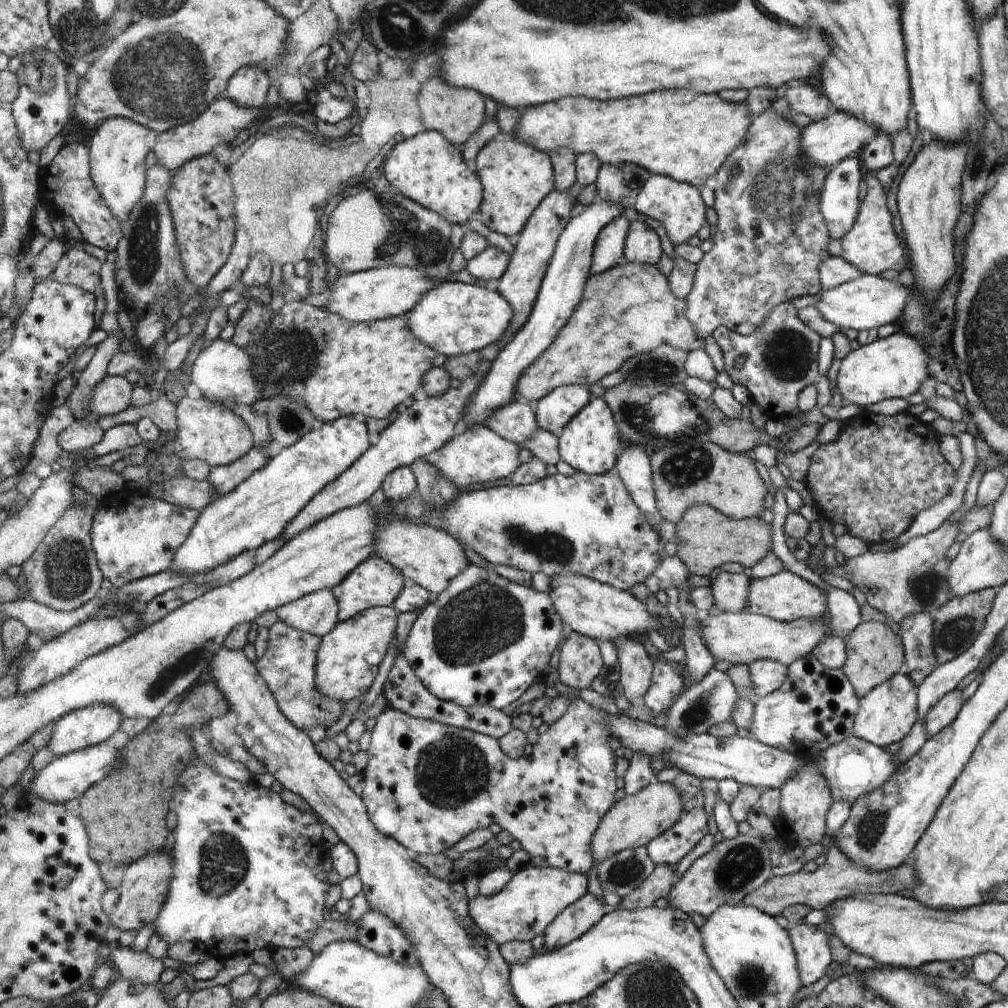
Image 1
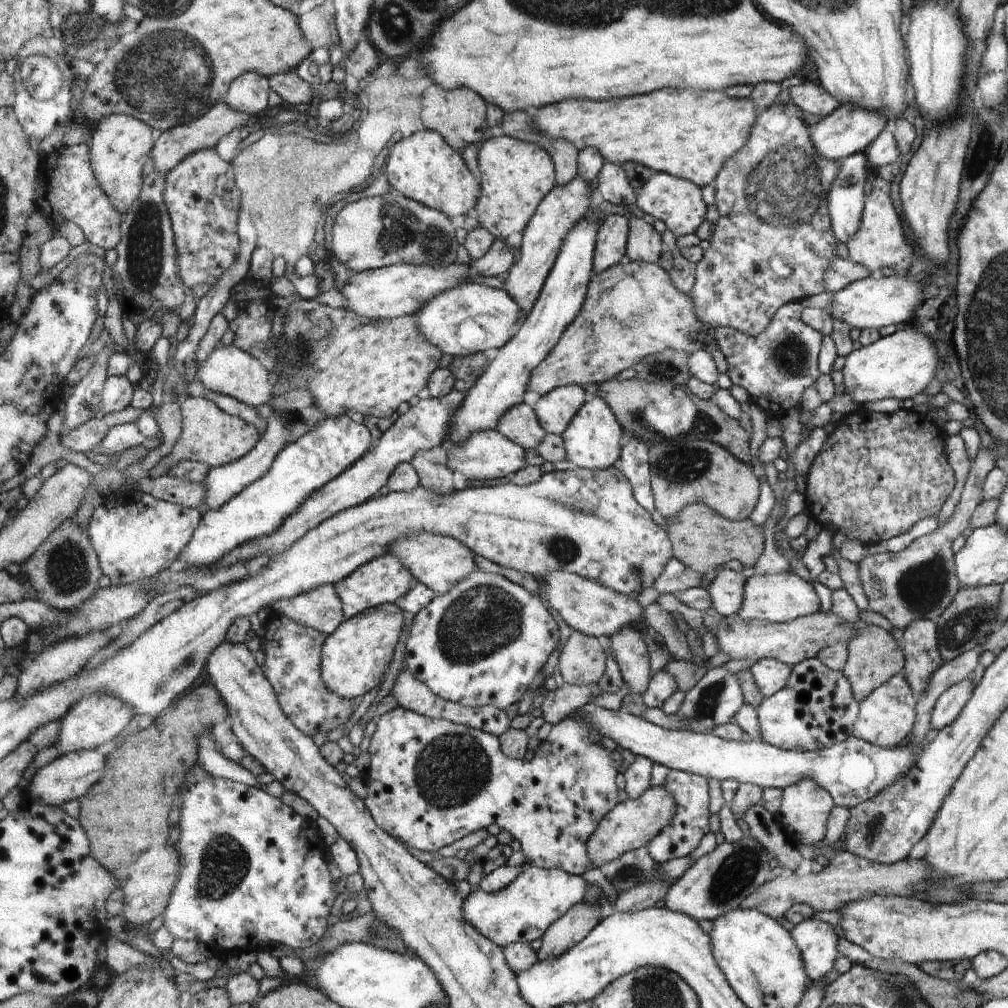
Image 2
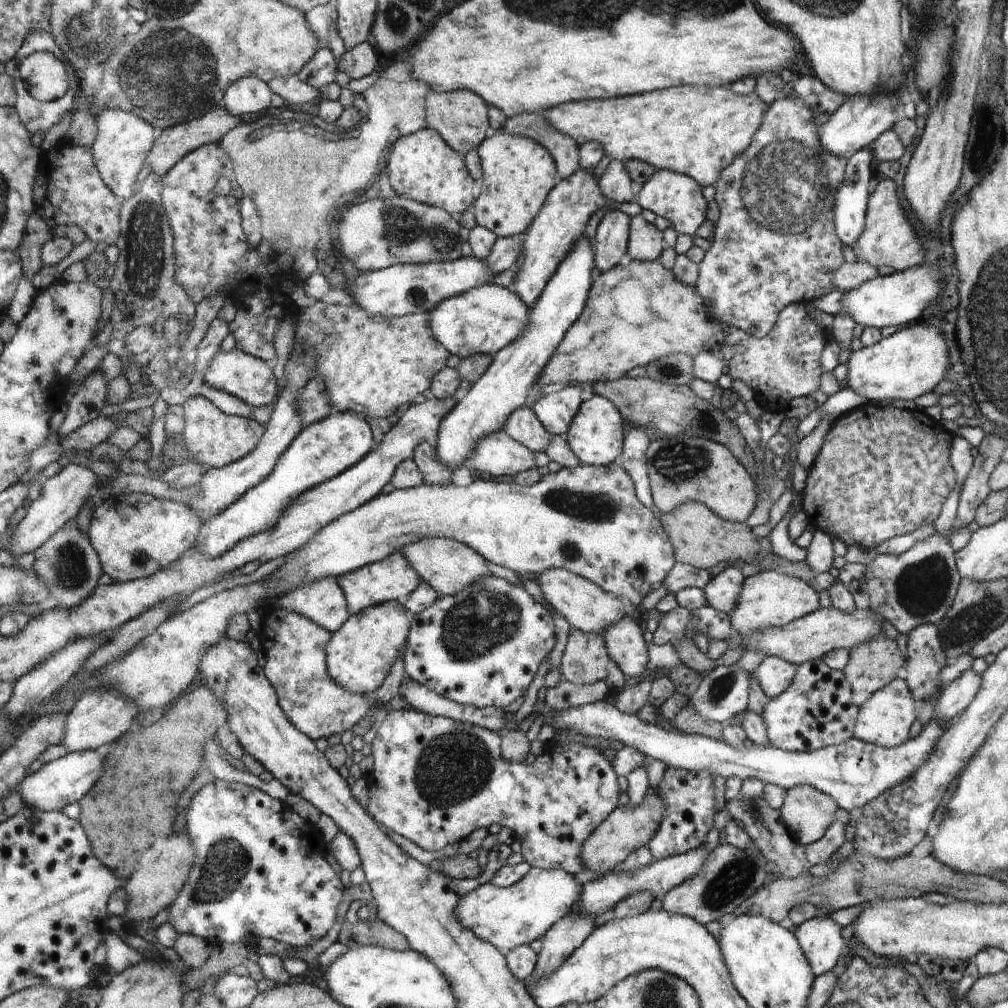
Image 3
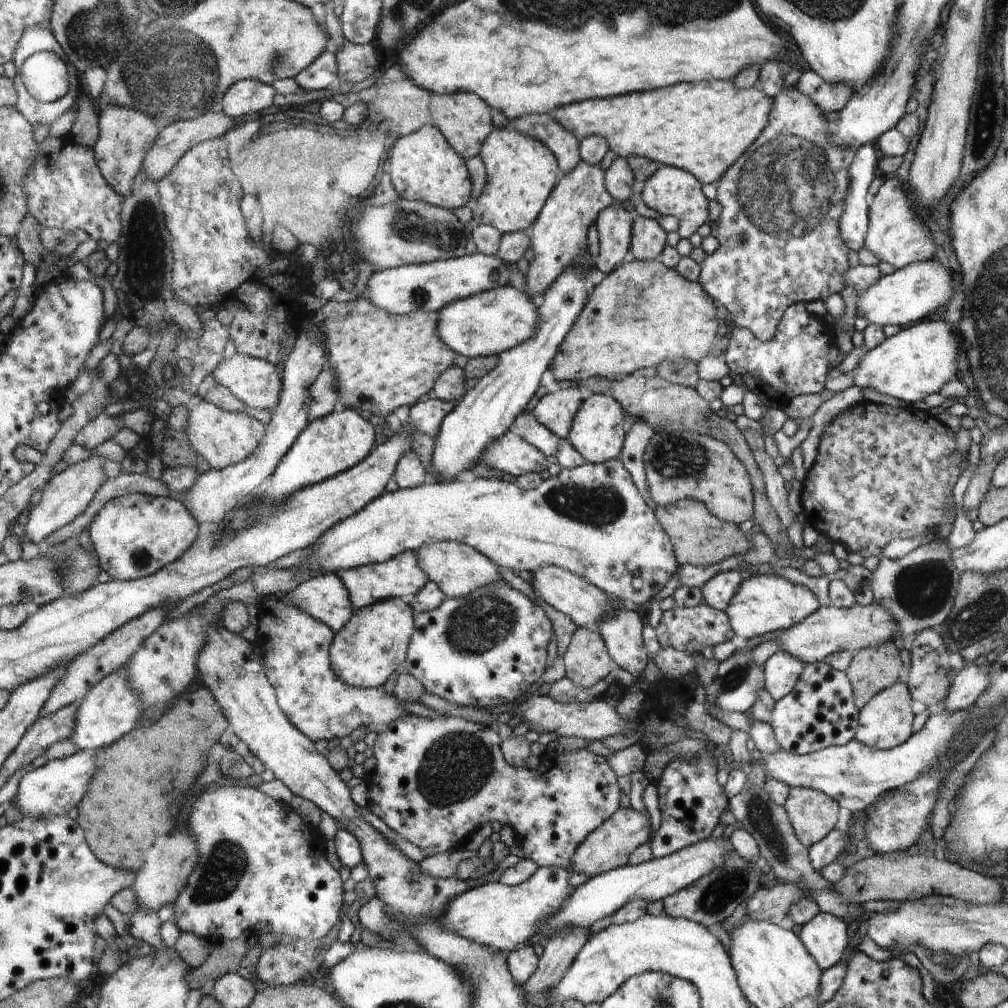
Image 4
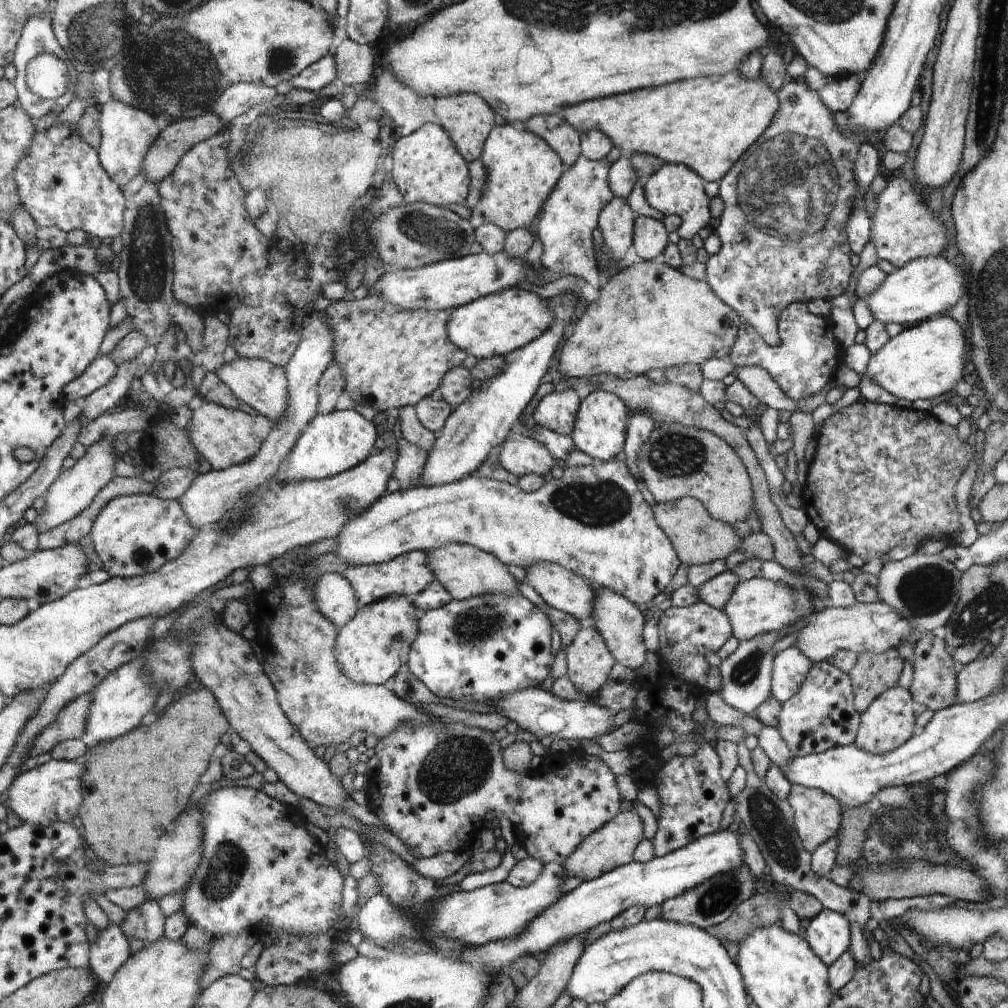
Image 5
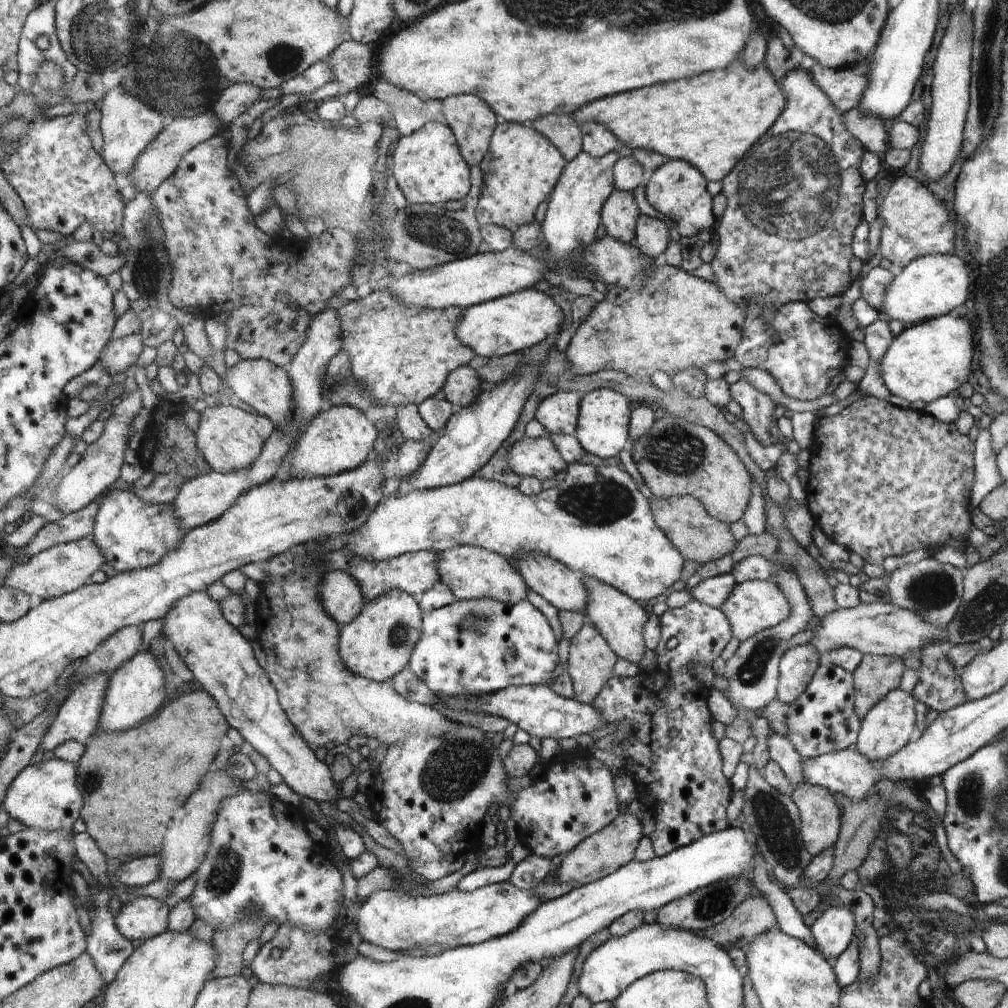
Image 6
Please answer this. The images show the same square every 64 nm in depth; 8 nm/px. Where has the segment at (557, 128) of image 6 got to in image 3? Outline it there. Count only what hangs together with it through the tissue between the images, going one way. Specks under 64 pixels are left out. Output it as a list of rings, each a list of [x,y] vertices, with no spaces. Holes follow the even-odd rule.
[[[540,112],[507,117],[502,128],[506,133],[538,142],[557,162],[560,180],[572,177],[580,169],[580,147],[573,138],[552,128]]]

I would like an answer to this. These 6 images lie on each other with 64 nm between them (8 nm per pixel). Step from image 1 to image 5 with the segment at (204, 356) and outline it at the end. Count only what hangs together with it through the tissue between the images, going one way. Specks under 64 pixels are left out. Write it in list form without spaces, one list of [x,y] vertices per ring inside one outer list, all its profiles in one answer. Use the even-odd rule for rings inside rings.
[[[241,356],[232,363],[226,363],[217,373],[242,402],[254,408],[260,415],[276,422],[285,414],[289,406],[289,386],[284,368],[266,359],[249,359]]]

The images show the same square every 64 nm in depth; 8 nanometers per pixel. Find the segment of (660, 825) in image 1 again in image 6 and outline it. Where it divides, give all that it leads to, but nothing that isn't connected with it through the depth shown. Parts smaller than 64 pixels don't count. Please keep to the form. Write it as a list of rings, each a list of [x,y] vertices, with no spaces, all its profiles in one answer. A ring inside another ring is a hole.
[[[633,811],[626,815],[622,814],[621,817],[617,817],[604,829],[582,841],[580,845],[564,856],[557,868],[555,883],[578,882],[576,886],[584,886],[616,873],[621,866],[628,865],[636,856],[636,850],[640,846],[643,836],[640,818],[634,815]]]

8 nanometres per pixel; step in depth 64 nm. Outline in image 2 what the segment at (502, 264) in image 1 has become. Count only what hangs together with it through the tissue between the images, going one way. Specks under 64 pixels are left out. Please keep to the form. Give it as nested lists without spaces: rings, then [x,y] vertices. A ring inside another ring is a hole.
[[[498,239],[482,258],[472,259],[469,265],[476,274],[484,277],[496,277],[506,275],[512,264],[514,264],[512,247],[508,246],[505,240]]]

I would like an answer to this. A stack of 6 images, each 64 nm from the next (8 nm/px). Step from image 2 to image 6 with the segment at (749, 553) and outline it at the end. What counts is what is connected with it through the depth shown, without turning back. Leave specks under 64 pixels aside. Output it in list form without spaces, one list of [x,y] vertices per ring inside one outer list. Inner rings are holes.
[[[651,496],[651,502],[658,526],[673,538],[674,546],[677,546],[684,558],[708,564],[732,552],[736,542],[730,534],[728,523],[714,520],[699,499],[691,496],[657,499]]]

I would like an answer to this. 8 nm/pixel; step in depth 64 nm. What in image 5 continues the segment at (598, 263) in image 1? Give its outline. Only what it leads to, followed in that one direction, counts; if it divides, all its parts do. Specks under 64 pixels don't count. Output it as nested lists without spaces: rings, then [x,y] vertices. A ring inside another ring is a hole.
[[[614,196],[602,209],[600,230],[604,246],[619,262],[632,244],[632,236],[635,236],[634,210],[625,198]]]

